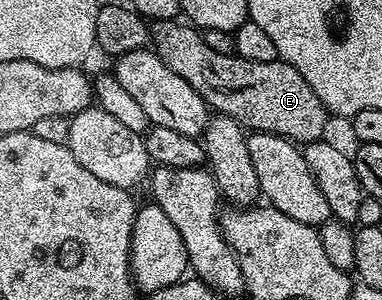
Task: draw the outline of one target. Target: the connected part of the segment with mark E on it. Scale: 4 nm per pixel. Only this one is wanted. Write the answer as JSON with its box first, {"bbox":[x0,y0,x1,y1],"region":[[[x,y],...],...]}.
{"bbox":[150,20,329,144],"region":[[[184,20],[152,22],[150,42],[166,68],[178,72],[217,115],[233,118],[248,132],[275,134],[297,144],[323,139],[329,111],[314,88],[306,84],[306,76],[288,62],[259,62],[240,58],[235,53],[214,52],[206,44],[203,33]]]}

